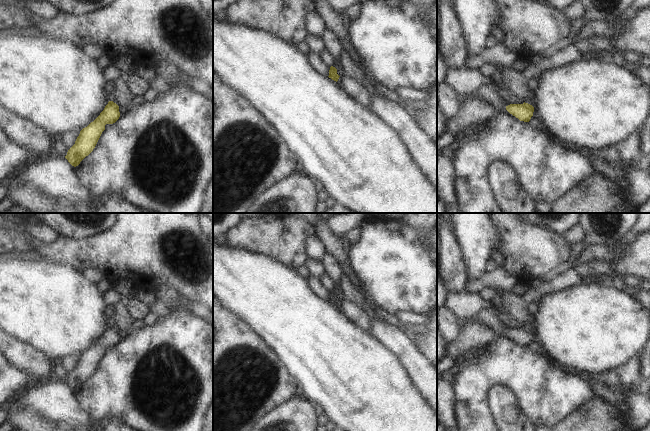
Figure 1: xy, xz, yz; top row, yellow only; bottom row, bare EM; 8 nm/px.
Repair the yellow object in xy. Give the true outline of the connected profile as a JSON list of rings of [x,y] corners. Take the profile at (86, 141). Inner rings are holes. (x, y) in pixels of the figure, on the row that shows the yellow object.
[[[109,101],[100,115],[80,131],[75,144],[68,150],[65,158],[76,167],[95,148],[106,124],[115,123],[120,117],[119,106]]]

